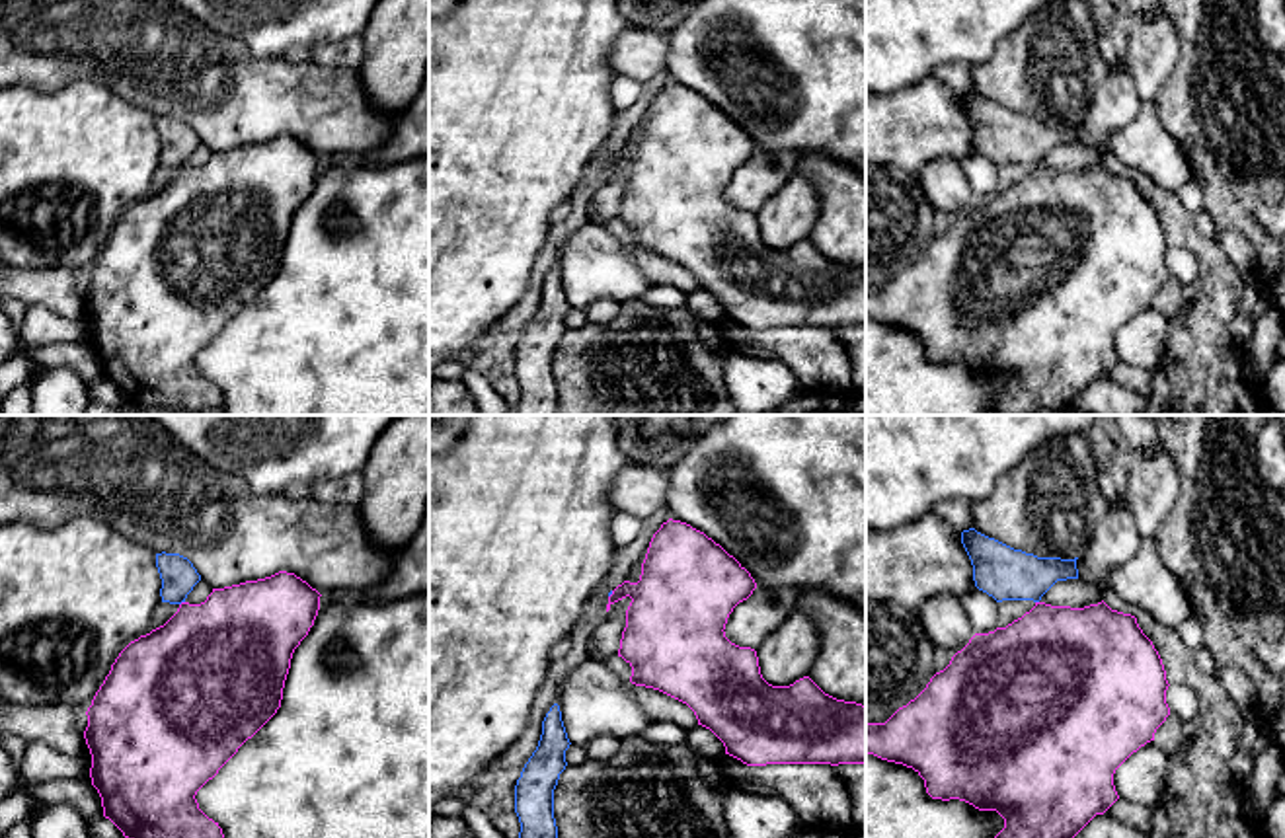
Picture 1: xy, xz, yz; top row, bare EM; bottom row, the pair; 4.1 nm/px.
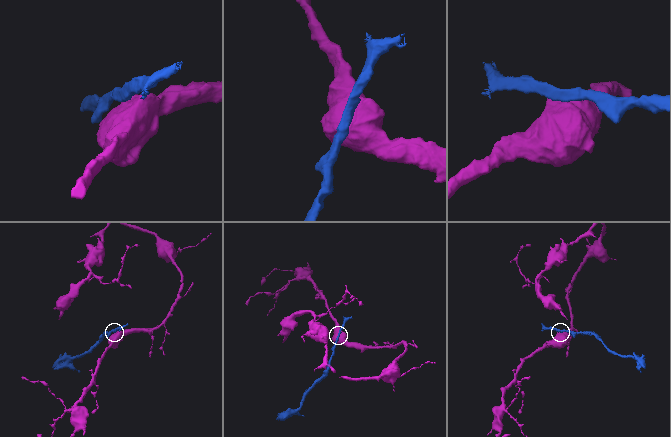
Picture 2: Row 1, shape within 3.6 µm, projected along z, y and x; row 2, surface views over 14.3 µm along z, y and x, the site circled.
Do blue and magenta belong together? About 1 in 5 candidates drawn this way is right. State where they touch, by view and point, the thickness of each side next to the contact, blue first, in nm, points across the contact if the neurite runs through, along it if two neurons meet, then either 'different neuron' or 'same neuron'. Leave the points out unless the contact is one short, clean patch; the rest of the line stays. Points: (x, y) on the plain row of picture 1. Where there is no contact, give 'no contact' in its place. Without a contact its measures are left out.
xy (182, 164) | 150/440 nm | along xy (184, 164), (180, 168) | different neuron

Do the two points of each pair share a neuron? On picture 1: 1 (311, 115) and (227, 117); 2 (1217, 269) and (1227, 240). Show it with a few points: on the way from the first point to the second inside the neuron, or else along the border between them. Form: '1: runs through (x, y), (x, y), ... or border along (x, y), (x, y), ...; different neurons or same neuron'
1: runs through (289, 115), (248, 115); same neuron
2: border along (1213, 240), (1245, 277); different neurons

